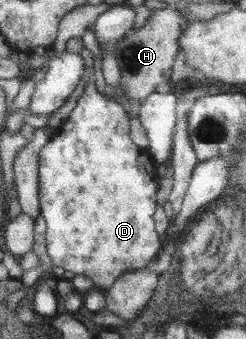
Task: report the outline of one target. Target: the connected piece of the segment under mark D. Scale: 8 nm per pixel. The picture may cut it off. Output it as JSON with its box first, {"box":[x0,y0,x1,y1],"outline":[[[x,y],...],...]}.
{"box":[39,79,161,289],"outline":[[[90,79],[67,119],[56,128],[56,133],[52,133],[53,135],[49,140],[49,143],[46,143],[41,151],[39,151],[39,178],[41,178],[40,208],[42,209],[41,215],[46,219],[48,225],[46,234],[48,254],[52,257],[55,266],[61,267],[61,269],[69,271],[69,273],[73,273],[75,276],[85,276],[87,279],[90,279],[93,284],[98,285],[103,289],[111,287],[112,283],[115,282],[121,274],[148,266],[161,251],[161,237],[159,237],[155,232],[155,229],[153,229],[153,209],[155,209],[159,179],[157,176],[149,175],[149,171],[145,171],[143,165],[137,162],[139,155],[141,155],[141,151],[139,151],[139,148],[131,142],[129,136],[127,136],[129,135],[128,119],[127,108],[124,103],[108,94],[99,94],[95,90],[93,80]]]}

